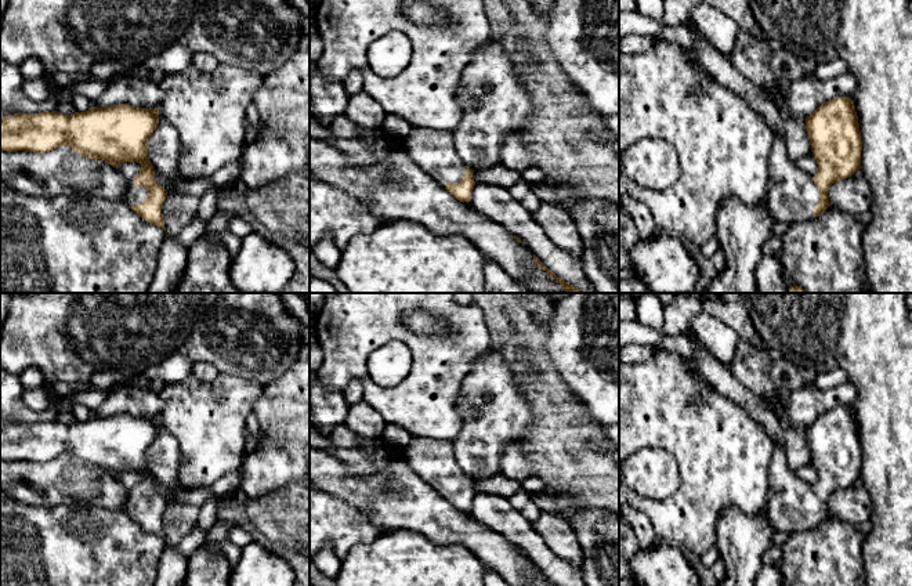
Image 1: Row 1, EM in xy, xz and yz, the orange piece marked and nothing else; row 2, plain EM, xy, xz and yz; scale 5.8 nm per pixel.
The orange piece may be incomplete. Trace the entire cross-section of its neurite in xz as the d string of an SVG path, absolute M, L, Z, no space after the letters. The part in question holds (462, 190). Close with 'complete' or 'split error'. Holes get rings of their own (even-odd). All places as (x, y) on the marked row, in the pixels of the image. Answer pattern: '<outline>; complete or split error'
M413 127L403 140L403 148L416 164L457 200L471 202L474 170L459 158L450 131Z; split error

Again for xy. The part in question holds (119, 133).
M127 104L90 106L72 115L15 113L0 117L0 151L44 153L68 145L86 159L102 159L116 169L123 162L137 162L141 170L129 180L123 202L164 229L162 209L167 191L156 181L148 158L148 138L158 124L158 108Z; split error

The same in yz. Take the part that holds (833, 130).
M850 97L824 102L806 117L806 129L818 164L815 176L800 171L786 153L783 137L772 135L766 202L777 221L790 224L821 216L830 206L829 187L861 169L861 131Z; split error

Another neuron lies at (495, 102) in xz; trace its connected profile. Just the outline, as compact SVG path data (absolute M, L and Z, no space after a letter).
M488 40L464 68L456 90L462 122L452 131L464 166L486 170L500 163L507 134L520 134L532 101L520 79L518 65L503 43Z

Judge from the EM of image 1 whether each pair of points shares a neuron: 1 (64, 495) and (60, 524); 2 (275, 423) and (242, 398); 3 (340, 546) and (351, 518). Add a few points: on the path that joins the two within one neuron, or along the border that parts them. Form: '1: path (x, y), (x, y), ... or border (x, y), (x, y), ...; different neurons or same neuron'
1: border (29, 505), (75, 505), (79, 502), (96, 505); different neurons
2: border (264, 386), (252, 411); different neurons
3: path (340, 539), (340, 530), (344, 525); same neuron

